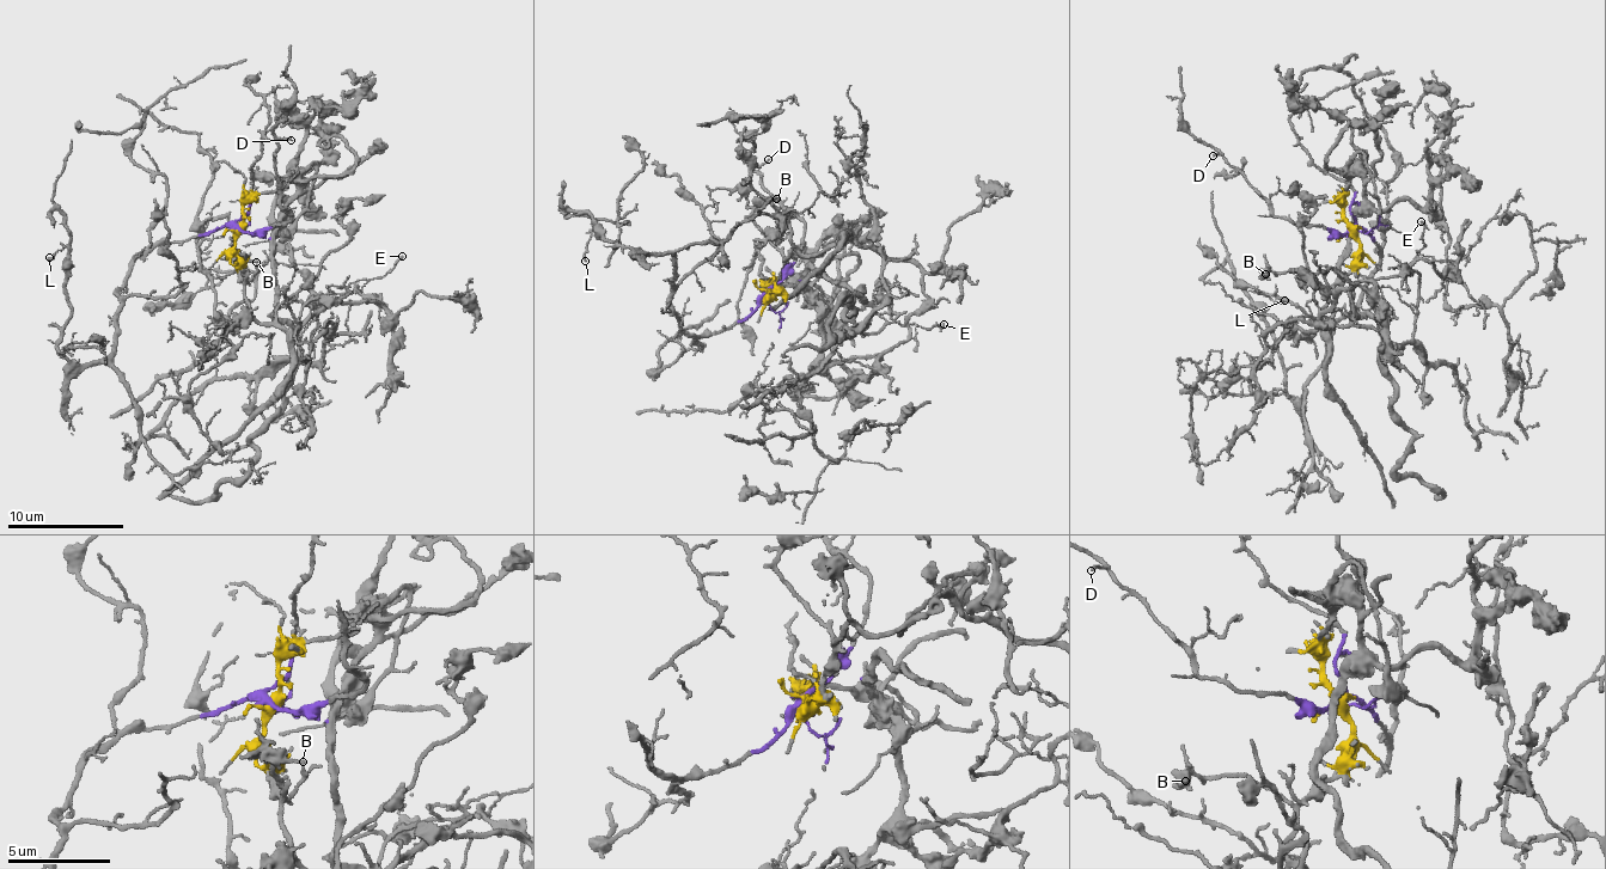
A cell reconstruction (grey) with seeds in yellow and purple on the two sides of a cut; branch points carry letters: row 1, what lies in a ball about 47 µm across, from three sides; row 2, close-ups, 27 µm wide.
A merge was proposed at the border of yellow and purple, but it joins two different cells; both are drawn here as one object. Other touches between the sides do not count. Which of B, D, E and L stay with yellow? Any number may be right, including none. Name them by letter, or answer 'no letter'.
B, E

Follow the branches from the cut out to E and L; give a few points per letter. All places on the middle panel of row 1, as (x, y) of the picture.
E: (765, 294), (776, 294), (797, 249), (826, 251), (849, 236), (916, 265), (926, 301), (907, 324), (944, 324)
L: (765, 294), (740, 322), (685, 332), (667, 254), (616, 246), (596, 224), (585, 261)

